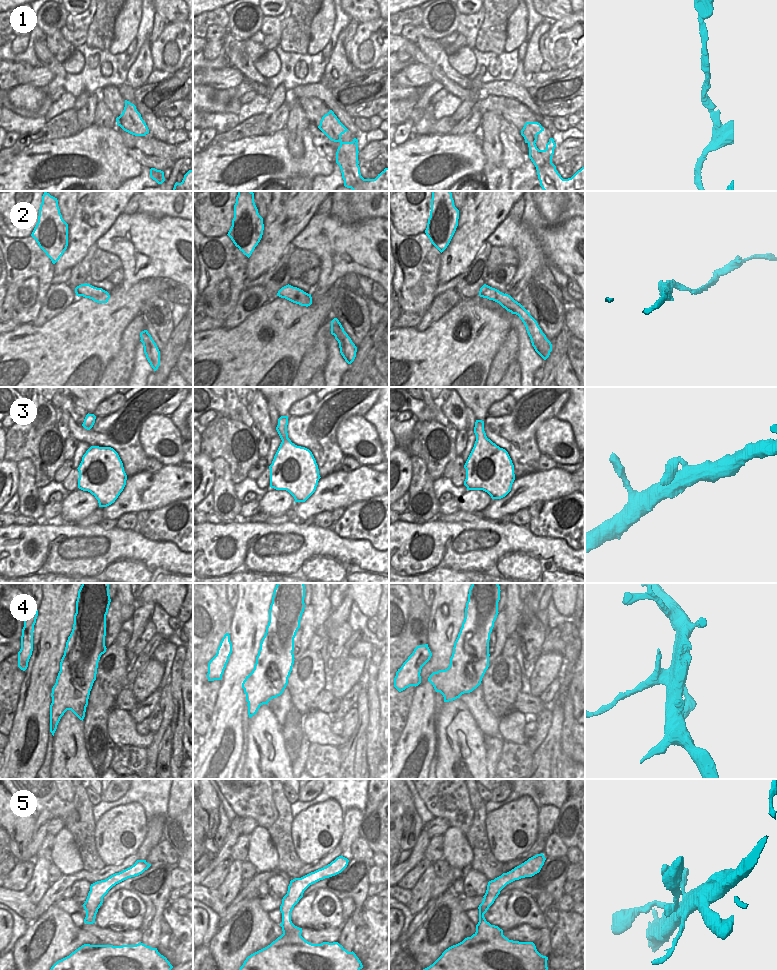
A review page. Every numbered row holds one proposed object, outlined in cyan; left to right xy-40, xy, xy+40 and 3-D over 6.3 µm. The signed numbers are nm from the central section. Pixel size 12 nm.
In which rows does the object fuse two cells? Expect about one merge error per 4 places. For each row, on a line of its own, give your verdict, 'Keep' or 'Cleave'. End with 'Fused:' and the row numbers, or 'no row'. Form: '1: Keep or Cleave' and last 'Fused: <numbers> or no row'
1: Keep
2: Keep
3: Keep
4: Cleave
5: Keep
Fused: 4.

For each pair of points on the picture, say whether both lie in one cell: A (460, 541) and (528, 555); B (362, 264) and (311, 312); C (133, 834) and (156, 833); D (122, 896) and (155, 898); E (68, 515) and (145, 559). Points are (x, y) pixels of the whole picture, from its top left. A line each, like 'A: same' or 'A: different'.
A: same
B: different
C: different
D: different
E: different

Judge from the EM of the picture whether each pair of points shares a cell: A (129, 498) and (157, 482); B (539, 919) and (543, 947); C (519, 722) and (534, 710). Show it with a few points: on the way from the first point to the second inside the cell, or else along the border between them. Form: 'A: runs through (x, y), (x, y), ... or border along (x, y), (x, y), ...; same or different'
A: runs through (136, 494), (142, 488), (150, 486); same
B: border along (549, 926), (540, 929); different
C: border along (515, 709), (524, 713), (530, 719); different

